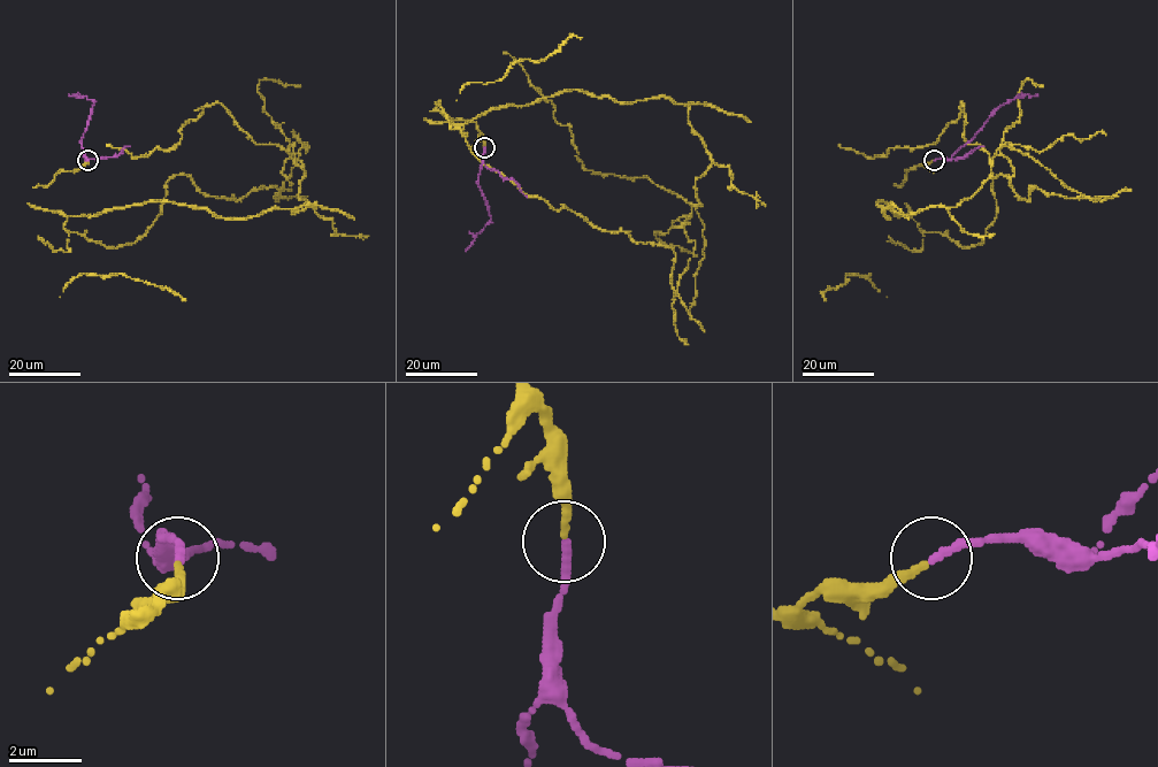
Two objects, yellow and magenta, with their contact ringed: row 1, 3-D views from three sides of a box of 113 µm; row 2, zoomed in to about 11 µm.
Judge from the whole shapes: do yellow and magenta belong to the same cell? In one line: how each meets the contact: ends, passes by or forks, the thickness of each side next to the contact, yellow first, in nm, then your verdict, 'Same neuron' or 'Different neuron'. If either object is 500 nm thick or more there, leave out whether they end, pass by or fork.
At the ring yellow ends. At the ring magenta ends. Thickness 240 nm (yellow) against 280 nm. Same neuron

